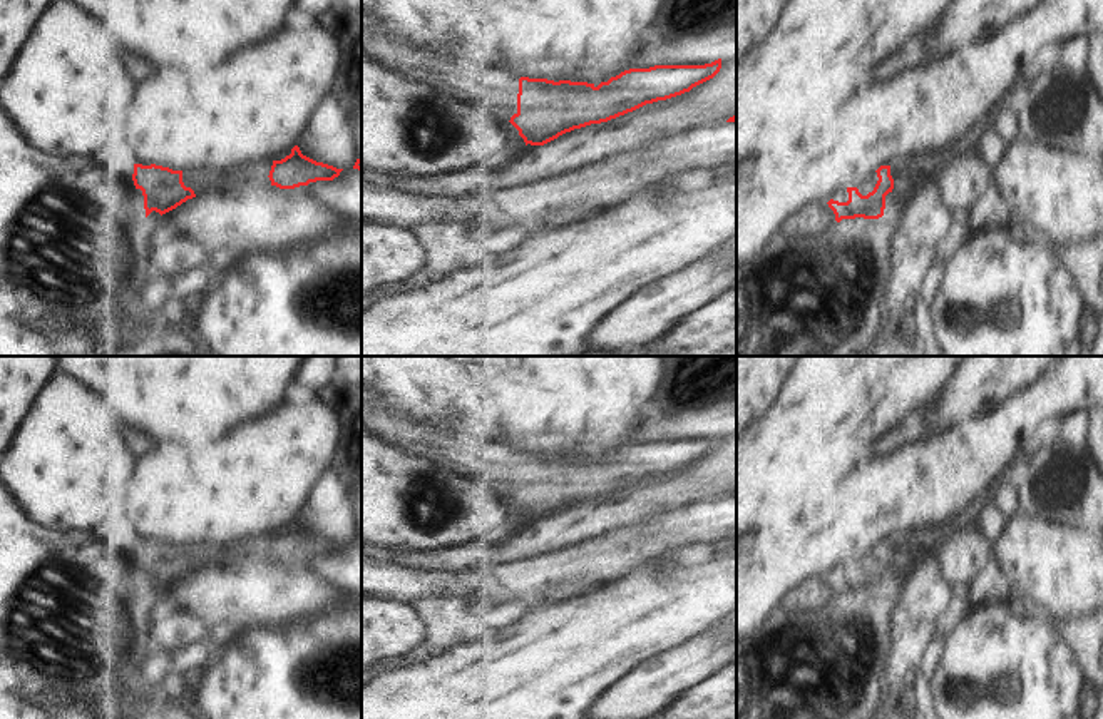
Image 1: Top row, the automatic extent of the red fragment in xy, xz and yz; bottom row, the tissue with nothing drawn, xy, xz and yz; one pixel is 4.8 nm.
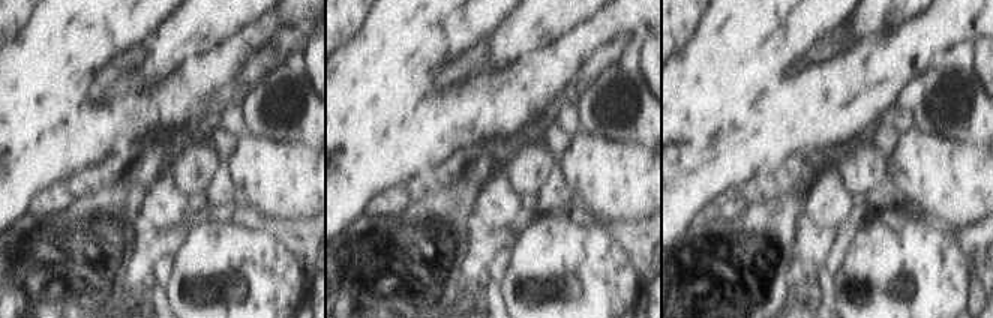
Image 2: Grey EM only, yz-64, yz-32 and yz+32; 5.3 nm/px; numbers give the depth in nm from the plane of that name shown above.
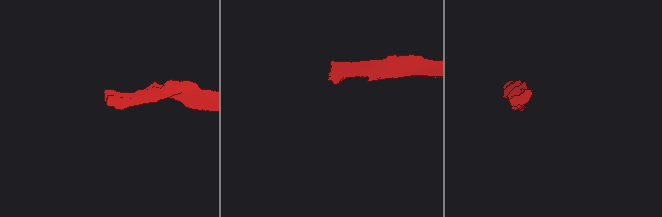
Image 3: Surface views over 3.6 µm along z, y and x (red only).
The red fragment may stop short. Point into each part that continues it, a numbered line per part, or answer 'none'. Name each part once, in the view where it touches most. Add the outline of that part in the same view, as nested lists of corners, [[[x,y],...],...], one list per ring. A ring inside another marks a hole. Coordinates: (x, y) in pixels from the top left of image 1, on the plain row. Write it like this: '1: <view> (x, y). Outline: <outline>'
1: xz (484, 458). Outline: [[[363,403],[362,426],[373,436],[388,441],[410,455],[425,456],[437,467],[452,470],[470,482],[480,485],[492,483],[504,495],[510,495],[510,492],[517,488],[519,453],[497,433],[477,433],[464,426],[452,431],[430,428]]]

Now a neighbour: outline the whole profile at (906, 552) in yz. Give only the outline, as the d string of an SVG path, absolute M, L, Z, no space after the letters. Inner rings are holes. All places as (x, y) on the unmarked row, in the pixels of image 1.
M937 532L905 540L890 540L890 550L894 553L894 563L885 570L884 590L877 594L879 600L889 599L897 594L909 572L917 565L924 553L934 550Z

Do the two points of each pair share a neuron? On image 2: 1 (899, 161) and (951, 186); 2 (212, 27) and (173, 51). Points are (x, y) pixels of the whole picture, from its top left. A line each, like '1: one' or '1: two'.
1: one
2: one

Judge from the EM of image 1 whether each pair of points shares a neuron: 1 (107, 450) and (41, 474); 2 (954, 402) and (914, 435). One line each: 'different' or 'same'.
1: same
2: same

